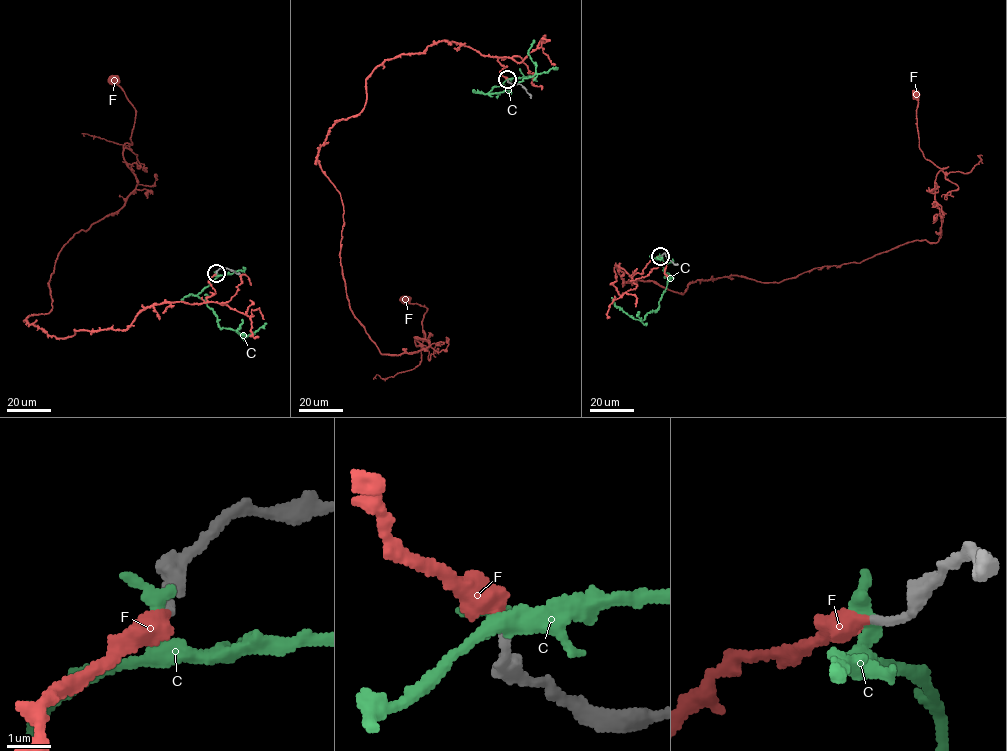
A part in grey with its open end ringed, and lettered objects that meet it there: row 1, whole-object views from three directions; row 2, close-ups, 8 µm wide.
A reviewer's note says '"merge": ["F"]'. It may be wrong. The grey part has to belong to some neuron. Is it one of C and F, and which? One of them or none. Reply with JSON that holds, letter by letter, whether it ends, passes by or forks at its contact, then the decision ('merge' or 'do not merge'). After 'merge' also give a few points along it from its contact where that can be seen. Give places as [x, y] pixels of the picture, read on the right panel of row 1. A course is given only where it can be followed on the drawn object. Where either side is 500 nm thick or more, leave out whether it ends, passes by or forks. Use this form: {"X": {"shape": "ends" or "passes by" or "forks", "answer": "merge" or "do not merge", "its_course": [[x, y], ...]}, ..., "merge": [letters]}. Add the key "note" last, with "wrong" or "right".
{"C": {"shape": "forks", "answer": "do not merge"}, "F": {"shape": "ends", "answer": "merge", "its_course": [[659, 256], [632, 277], [615, 265], [623, 285], [779, 283], [936, 243], [947, 167], [919, 147], [916, 94]]}, "merge": ["F"], "note": "right"}

